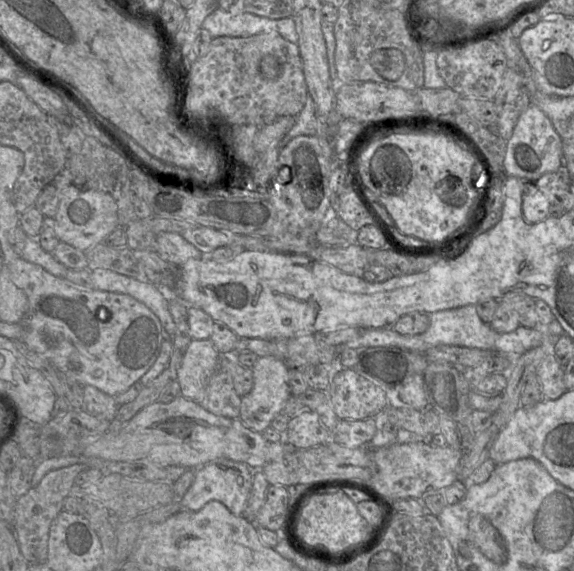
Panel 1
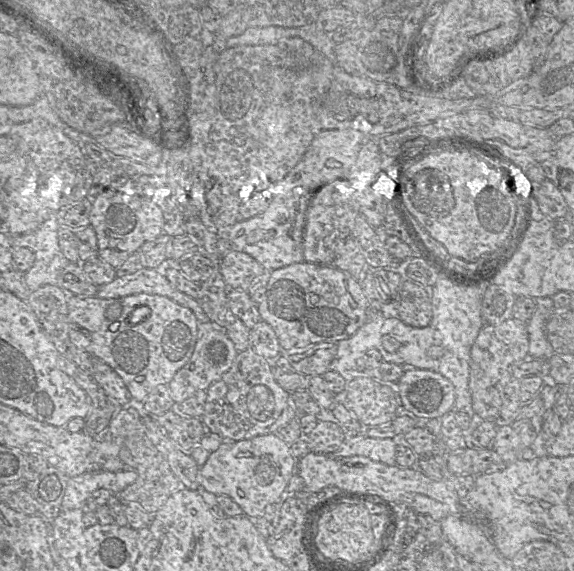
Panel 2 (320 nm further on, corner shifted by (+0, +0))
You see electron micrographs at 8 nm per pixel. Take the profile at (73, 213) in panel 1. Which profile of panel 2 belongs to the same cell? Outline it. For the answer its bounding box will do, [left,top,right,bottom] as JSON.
[90,189,164,269]

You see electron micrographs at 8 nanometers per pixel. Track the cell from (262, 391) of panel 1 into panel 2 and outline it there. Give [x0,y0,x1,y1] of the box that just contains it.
[198,433,297,518]

